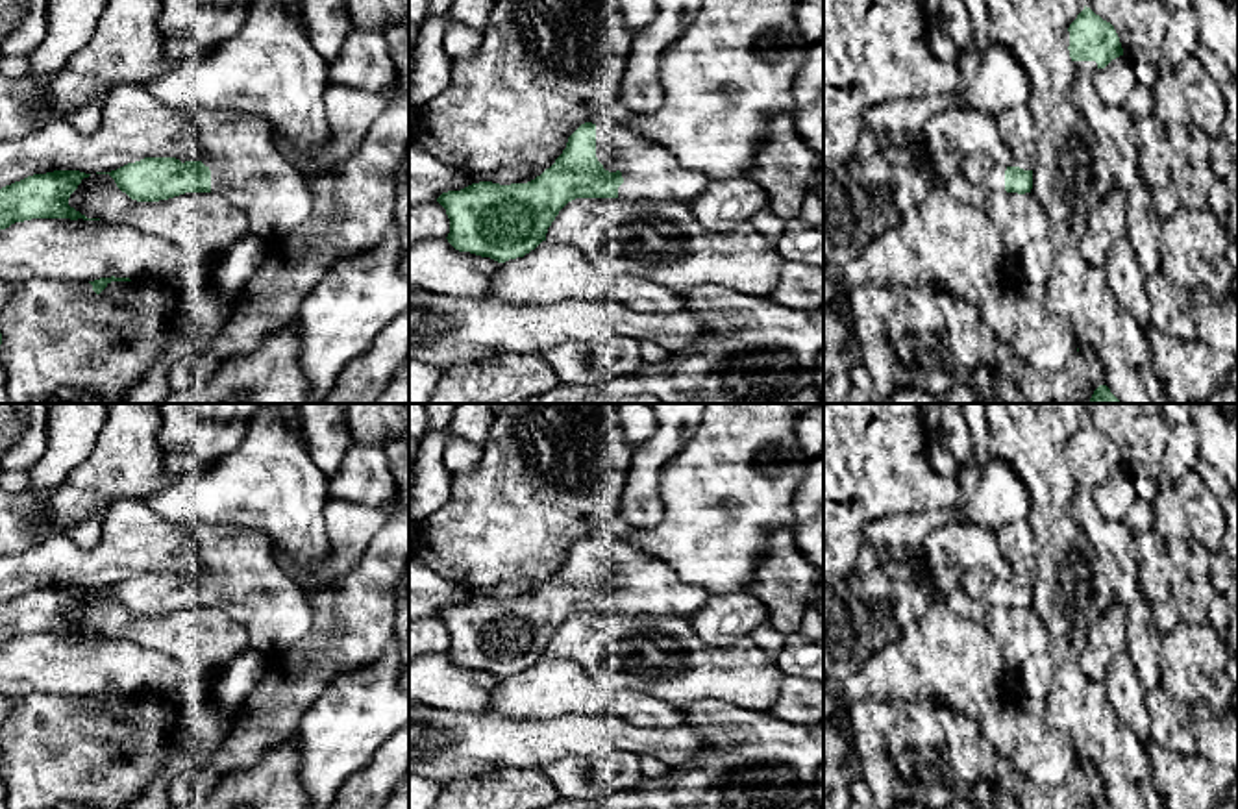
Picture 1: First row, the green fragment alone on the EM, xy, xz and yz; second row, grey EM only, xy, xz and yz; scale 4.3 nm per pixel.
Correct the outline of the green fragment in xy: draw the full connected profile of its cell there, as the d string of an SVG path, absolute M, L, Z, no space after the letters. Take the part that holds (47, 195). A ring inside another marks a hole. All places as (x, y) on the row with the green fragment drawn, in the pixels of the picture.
M54 170L33 174L0 189L0 230L15 222L31 218L70 218L70 220L100 220L87 218L68 205L70 194L83 178L91 174L80 170Z

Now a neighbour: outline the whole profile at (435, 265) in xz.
M448 239L409 246L409 285L433 294L489 298L500 263L455 250Z

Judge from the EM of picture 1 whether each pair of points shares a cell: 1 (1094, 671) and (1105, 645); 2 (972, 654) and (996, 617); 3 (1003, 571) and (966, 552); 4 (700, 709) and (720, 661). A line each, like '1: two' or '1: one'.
1: one
2: two
3: one
4: two

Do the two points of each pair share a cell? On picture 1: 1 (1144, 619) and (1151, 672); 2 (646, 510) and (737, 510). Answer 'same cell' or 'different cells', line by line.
1: same cell
2: different cells

